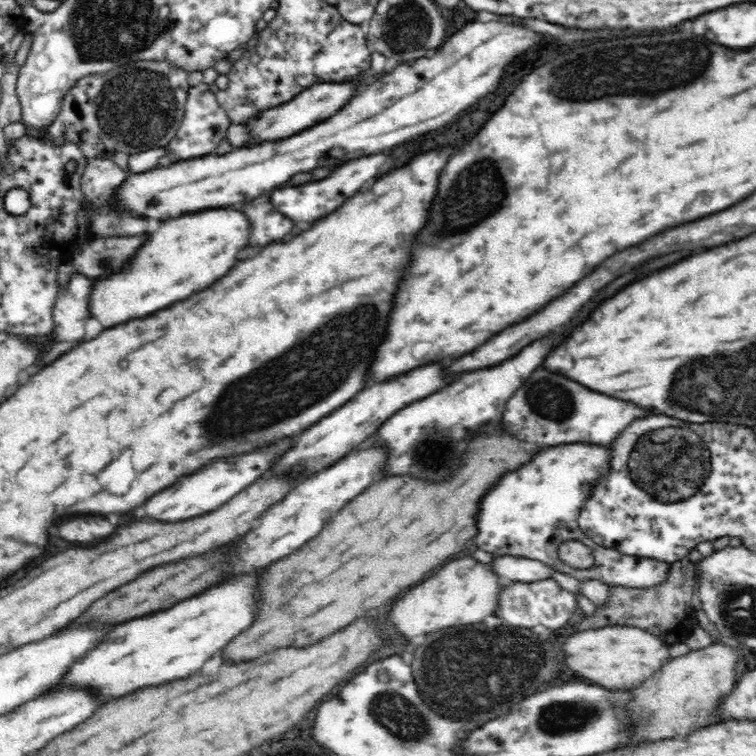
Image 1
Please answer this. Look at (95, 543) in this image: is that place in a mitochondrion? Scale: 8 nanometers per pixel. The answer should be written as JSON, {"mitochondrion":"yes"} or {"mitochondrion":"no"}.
{"mitochondrion":"no"}

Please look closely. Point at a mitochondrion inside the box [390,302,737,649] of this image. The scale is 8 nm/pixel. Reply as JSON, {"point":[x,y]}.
{"point":[670,465]}

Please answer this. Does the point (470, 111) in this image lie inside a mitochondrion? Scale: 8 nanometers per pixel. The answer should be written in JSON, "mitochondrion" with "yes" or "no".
{"mitochondrion":"no"}

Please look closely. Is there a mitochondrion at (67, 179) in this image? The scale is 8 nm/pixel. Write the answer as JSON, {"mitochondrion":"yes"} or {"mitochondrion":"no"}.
{"mitochondrion":"no"}

